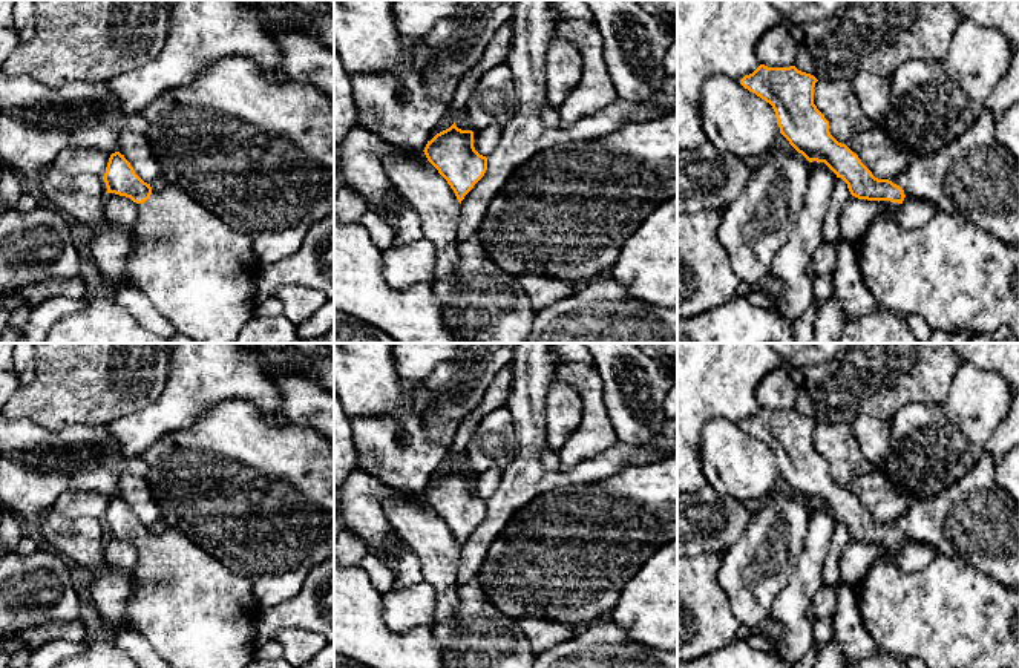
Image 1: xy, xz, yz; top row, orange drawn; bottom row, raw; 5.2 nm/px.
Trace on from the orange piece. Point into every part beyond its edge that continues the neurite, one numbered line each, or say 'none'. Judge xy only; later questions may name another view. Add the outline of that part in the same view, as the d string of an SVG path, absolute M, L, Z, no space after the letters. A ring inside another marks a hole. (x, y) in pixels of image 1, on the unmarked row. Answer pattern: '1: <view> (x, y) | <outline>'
1: xy (198, 613) | M181 532L152 533L150 541L138 547L138 564L129 578L126 610L115 633L123 627L139 631L172 668L247 668L254 659L256 621L262 610L250 578L228 568L225 561L204 552Z

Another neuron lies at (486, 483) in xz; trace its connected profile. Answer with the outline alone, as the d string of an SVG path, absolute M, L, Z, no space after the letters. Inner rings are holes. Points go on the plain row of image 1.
M492 467L489 470L483 470L481 473L473 475L473 490L480 498L487 499L496 492L501 480L503 469Z

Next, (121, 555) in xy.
M107 536L104 542L104 559L110 568L130 576L138 564L138 547L130 541Z

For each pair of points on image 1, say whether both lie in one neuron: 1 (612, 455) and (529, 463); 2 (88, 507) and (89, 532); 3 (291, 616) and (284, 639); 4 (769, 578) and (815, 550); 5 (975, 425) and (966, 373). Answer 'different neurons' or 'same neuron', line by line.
1: same neuron
2: different neurons
3: different neurons
4: different neurons
5: same neuron

